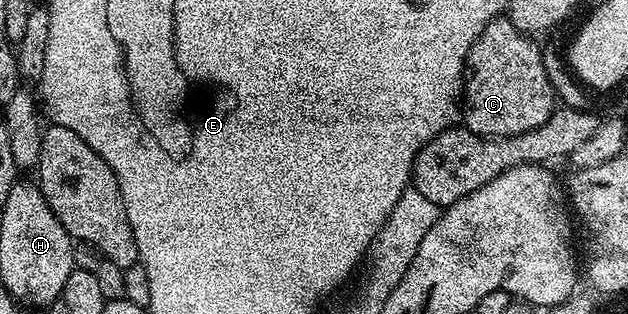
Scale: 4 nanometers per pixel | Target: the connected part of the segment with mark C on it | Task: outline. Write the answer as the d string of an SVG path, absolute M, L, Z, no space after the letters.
M497 17L474 41L464 62L462 123L476 135L521 135L542 125L556 110L558 100L544 68L544 55L532 39L535 38L516 28L507 17Z

